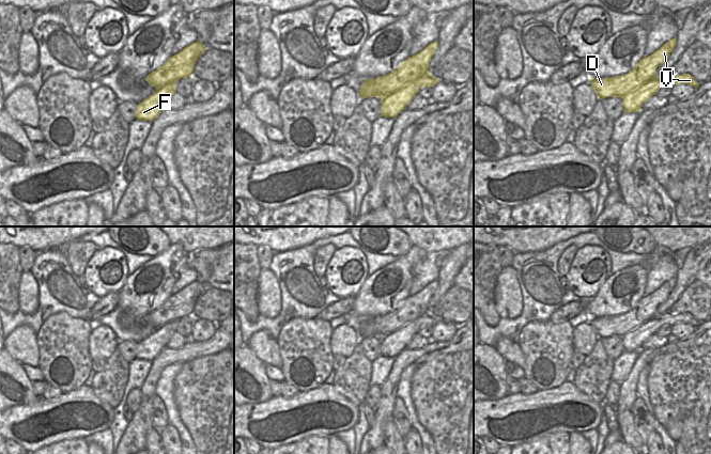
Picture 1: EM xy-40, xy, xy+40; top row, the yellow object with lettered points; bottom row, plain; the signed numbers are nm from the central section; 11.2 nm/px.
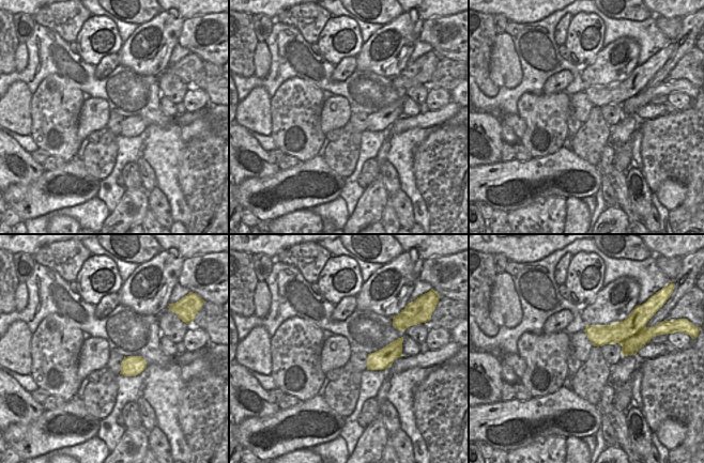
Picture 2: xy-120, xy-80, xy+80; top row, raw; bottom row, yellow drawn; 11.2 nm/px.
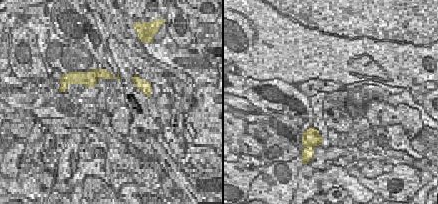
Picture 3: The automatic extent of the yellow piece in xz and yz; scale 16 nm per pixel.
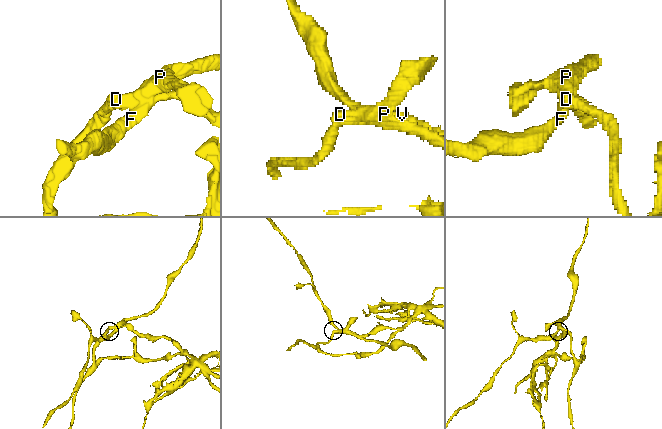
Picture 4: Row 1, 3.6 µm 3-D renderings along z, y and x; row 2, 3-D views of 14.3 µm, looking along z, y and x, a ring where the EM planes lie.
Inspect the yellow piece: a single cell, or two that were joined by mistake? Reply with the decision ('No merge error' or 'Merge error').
Merge error

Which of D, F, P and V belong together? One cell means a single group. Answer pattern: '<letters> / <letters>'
D P / F V

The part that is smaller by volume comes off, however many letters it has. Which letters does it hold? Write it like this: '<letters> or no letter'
F, V

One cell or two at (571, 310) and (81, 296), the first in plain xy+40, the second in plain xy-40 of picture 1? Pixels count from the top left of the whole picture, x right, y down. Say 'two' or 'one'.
two

